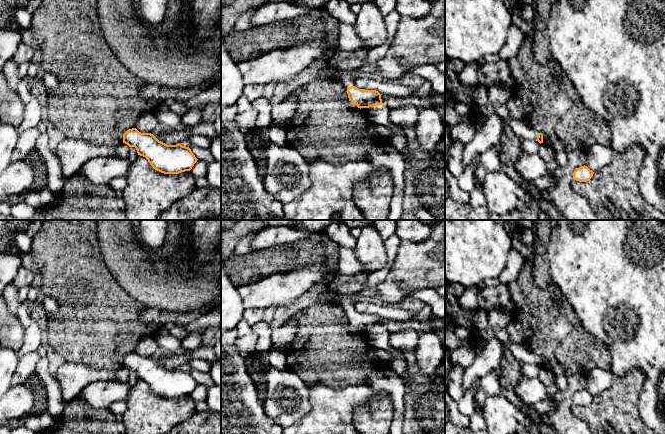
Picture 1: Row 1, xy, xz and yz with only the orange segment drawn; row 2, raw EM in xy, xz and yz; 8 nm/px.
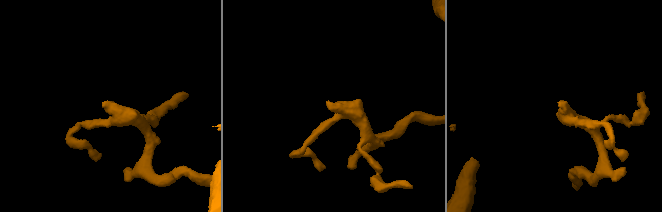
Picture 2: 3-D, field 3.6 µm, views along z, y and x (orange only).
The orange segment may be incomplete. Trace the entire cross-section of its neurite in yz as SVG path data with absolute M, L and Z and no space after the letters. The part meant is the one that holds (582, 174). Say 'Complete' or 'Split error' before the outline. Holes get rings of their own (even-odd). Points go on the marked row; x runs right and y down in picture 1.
Complete. M581 166L573 172L573 179L579 182L587 182L593 177L594 172L587 166Z

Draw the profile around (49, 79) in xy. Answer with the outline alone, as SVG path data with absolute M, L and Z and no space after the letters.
M44 72L42 82L49 90L57 89L59 86L59 81L53 73Z

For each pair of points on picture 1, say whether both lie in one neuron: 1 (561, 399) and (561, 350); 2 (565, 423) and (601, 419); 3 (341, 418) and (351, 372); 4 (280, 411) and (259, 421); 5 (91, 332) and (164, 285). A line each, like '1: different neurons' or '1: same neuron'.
1: different neurons
2: different neurons
3: different neurons
4: different neurons
5: different neurons

